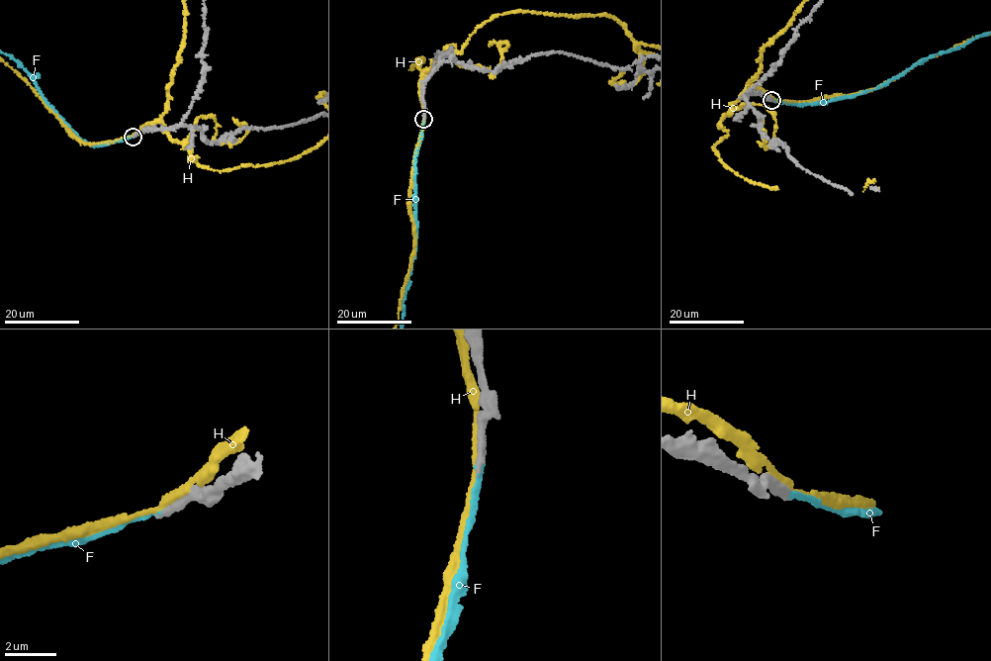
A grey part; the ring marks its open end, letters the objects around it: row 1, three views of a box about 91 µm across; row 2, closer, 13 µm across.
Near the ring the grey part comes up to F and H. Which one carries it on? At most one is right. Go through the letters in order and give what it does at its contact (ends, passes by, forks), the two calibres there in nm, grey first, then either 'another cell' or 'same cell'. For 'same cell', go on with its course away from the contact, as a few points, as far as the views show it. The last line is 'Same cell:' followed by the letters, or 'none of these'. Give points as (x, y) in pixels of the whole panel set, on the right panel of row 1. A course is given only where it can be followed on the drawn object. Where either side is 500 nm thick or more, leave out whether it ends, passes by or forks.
F: it ends | 360/240 nm | same cell
H: it passes by | 380/280 nm | another cell
Same cell: F

